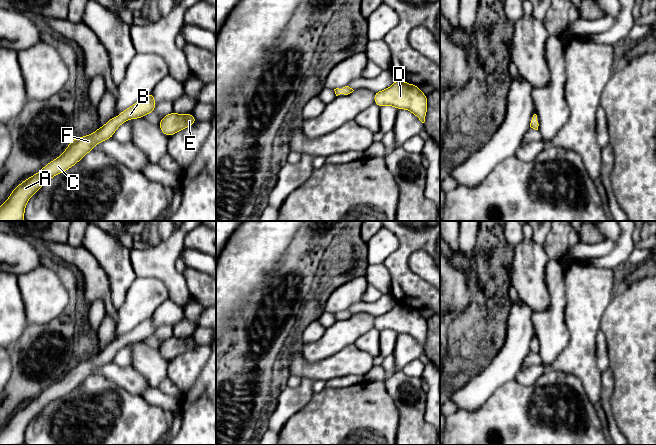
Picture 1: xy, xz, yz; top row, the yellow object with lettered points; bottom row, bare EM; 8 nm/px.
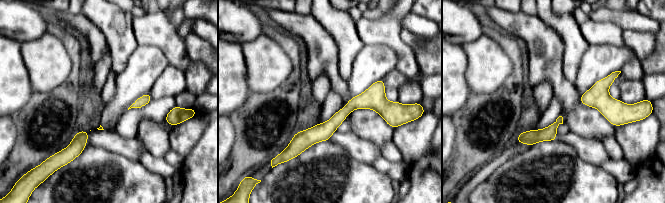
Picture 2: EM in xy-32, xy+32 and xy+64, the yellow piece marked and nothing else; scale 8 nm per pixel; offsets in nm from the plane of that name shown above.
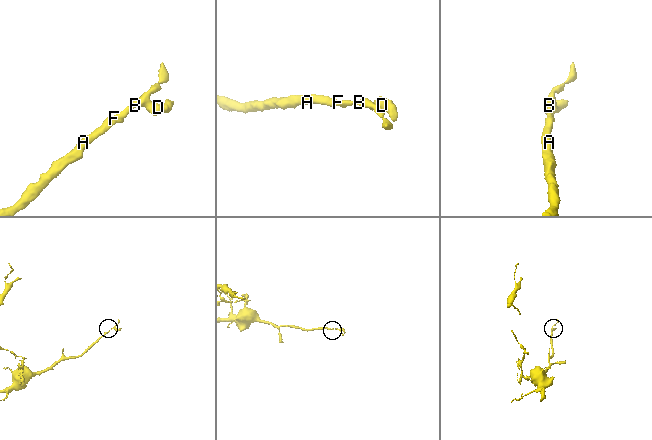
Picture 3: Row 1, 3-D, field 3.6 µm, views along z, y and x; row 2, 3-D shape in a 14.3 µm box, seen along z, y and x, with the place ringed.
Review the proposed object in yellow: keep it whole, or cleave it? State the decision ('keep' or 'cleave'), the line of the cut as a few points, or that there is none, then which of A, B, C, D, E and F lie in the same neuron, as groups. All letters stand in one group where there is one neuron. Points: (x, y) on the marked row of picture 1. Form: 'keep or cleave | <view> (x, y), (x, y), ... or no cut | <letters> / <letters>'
keep | no cut | A B C D E F

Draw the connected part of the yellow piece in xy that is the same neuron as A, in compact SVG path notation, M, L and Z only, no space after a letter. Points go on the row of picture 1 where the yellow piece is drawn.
M152 92L137 101L133 106L125 109L117 118L112 117L94 133L85 137L74 138L60 157L49 162L37 174L24 180L12 191L9 198L0 206L0 221L23 221L28 200L50 178L74 166L96 144L112 138L121 124L129 119L142 118L153 112L156 107L154 92Z

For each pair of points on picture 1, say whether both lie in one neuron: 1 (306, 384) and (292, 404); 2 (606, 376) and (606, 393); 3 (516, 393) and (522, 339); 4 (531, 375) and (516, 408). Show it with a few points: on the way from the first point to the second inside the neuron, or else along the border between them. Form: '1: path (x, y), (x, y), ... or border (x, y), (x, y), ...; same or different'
1: path (305, 389), (296, 399); same
2: path (606, 380), (606, 389); same
3: border (514, 378), (503, 383), (494, 392); different
4: border (545, 371), (530, 386), (523, 386), (514, 379); different

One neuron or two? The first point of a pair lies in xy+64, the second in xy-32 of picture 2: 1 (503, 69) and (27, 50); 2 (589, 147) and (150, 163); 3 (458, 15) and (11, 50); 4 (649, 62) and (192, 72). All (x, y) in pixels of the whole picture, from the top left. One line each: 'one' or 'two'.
1: one
2: two
3: two
4: two

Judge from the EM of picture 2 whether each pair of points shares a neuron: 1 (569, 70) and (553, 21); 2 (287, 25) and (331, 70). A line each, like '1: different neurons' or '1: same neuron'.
1: same neuron
2: same neuron

